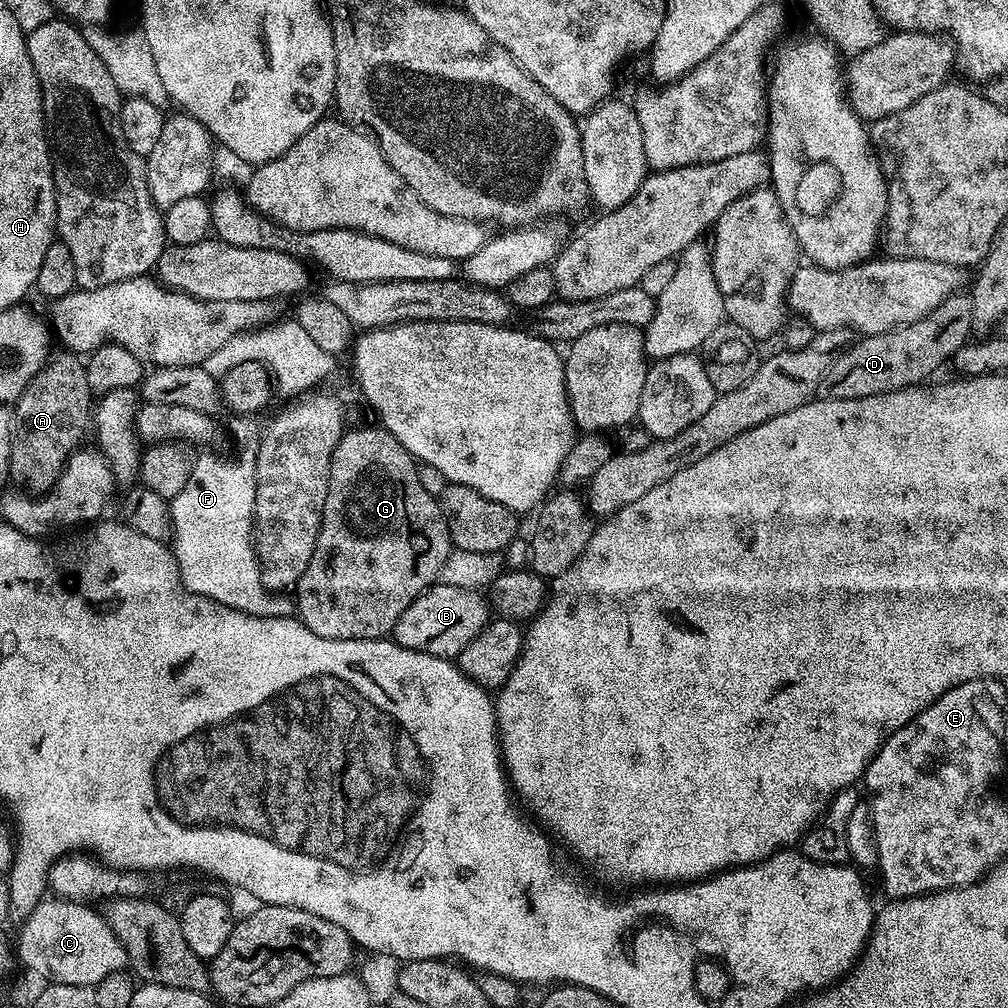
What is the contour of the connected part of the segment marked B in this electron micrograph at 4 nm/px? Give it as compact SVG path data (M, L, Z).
M437 582L427 588L398 618L394 629L394 639L397 644L410 650L418 650L426 654L434 654L445 658L459 657L472 639L484 629L490 620L490 604L484 600L479 591L474 588L450 586Z

